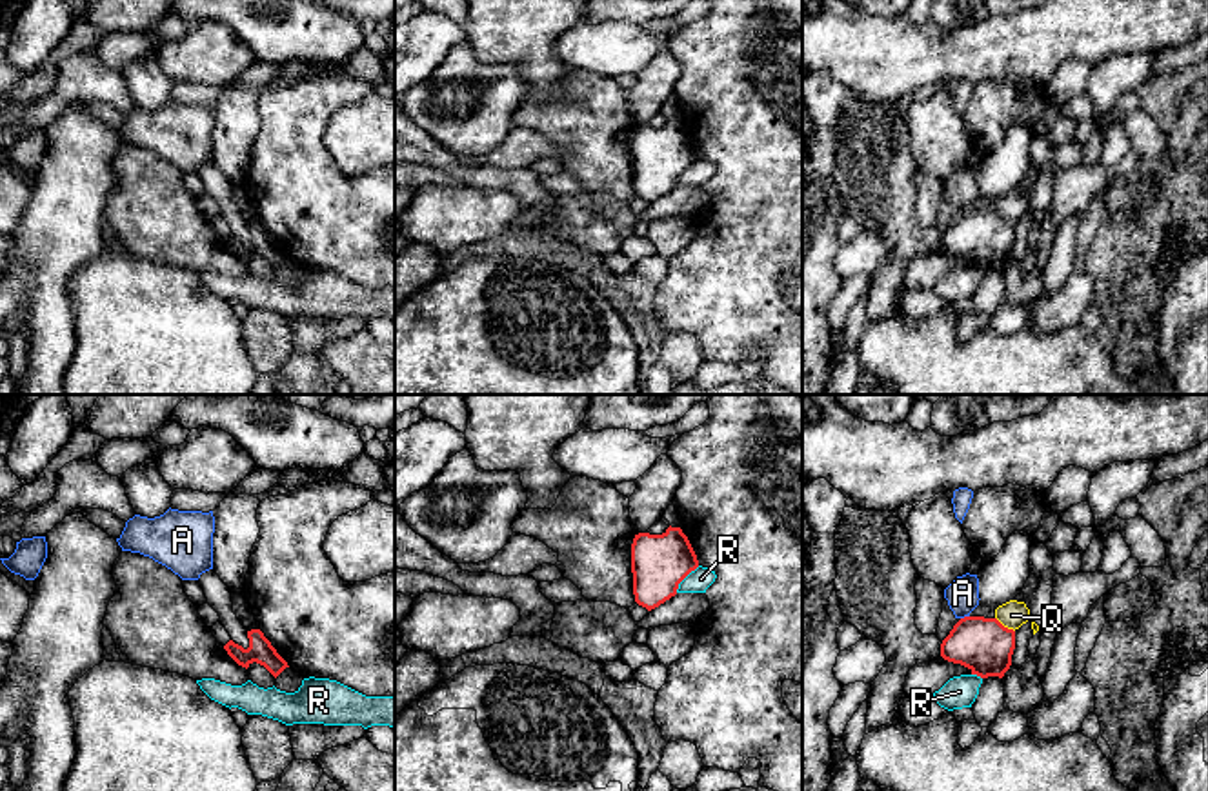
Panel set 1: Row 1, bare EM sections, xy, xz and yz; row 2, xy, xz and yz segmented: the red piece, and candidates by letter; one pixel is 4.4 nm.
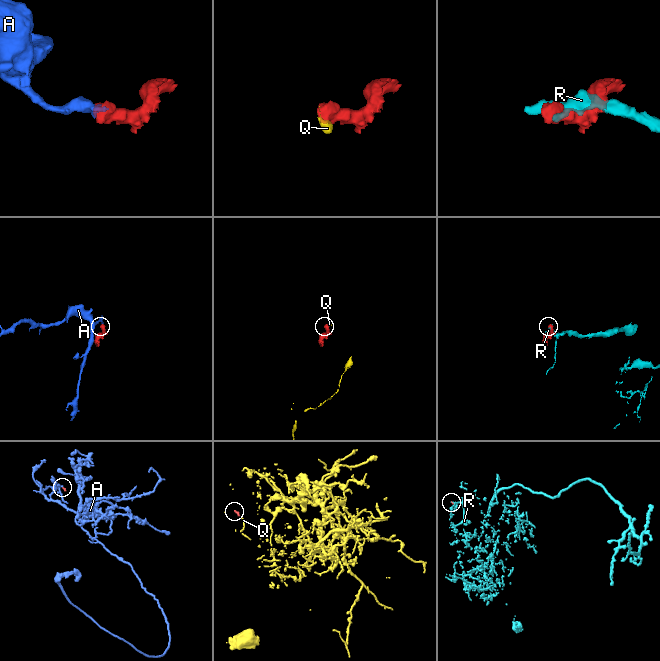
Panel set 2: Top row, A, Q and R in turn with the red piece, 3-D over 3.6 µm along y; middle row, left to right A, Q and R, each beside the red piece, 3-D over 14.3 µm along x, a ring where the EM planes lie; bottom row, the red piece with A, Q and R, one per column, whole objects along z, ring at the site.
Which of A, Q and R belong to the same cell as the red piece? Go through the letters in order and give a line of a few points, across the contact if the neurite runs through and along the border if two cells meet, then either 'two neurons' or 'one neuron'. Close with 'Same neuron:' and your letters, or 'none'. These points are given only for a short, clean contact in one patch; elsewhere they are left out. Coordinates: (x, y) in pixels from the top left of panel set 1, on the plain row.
A: yz (968, 208), (961, 211) | two neurons
Q: yz (996, 210), (1014, 224) | two neurons
R: two neurons
Same neuron: none

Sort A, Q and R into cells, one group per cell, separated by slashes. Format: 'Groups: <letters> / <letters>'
Groups: A Q / R

